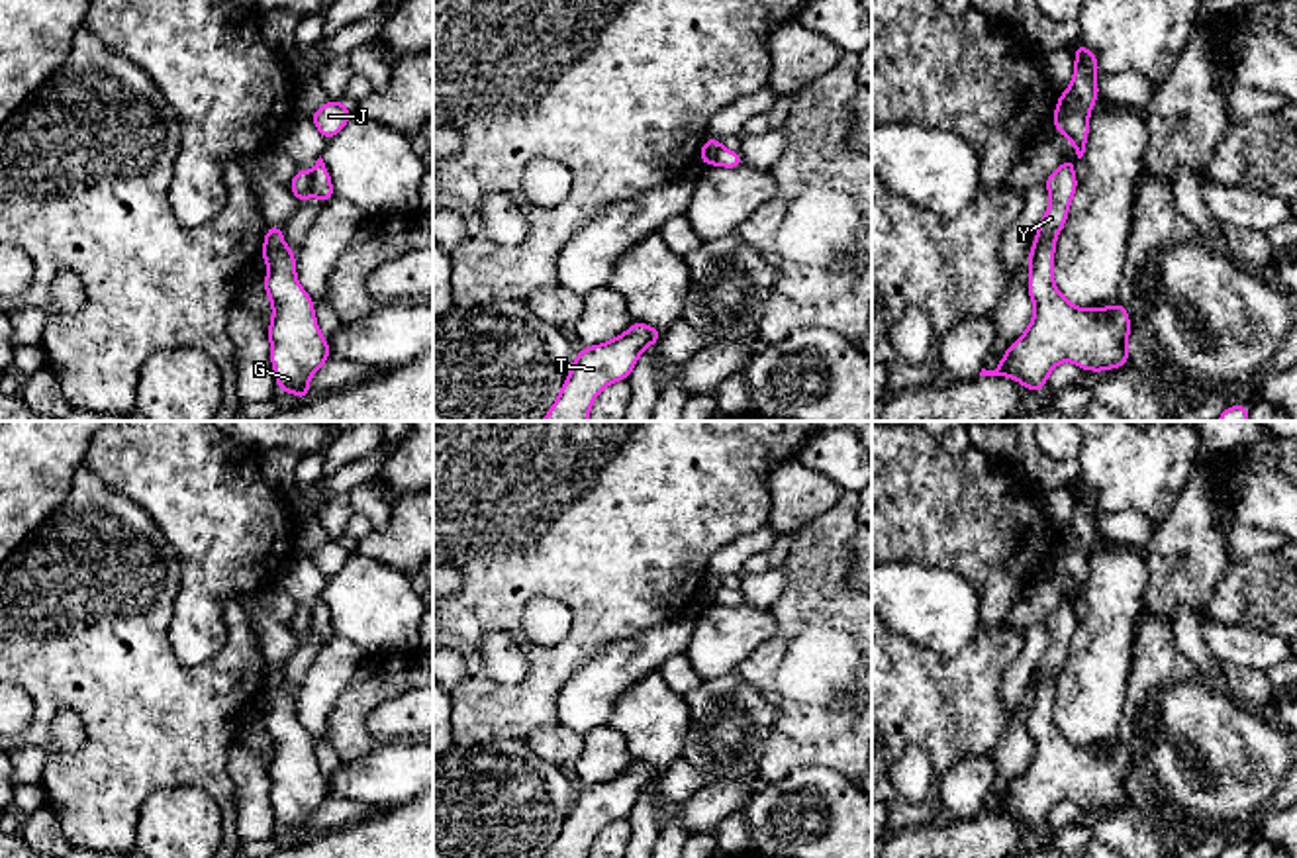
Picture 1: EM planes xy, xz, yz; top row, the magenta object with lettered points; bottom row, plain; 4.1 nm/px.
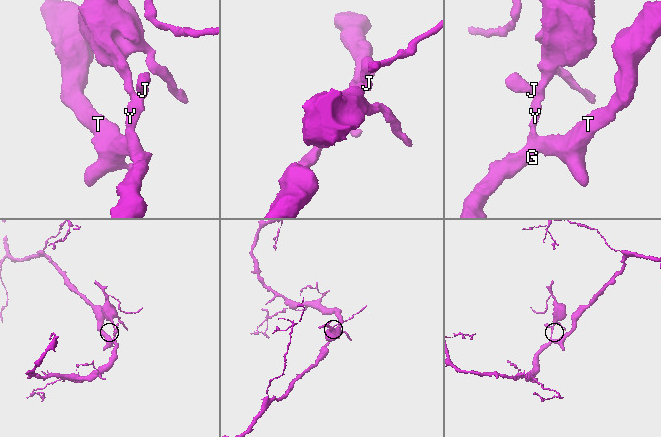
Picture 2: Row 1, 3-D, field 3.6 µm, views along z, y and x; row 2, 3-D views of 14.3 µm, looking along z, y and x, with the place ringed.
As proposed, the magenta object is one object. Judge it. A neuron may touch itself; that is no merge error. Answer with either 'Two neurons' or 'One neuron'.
Two neurons

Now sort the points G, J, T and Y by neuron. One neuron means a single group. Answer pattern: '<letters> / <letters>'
G J T / Y

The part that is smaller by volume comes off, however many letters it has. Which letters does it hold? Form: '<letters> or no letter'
Y

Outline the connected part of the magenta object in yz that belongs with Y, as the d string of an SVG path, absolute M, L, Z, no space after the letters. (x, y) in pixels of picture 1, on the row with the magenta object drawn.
M1066 159L1046 180L1044 186L1050 194L1050 206L1040 219L1036 229L1036 239L1029 249L1029 261L1036 255L1038 247L1046 243L1048 237L1058 237L1058 233L1066 225L1066 217L1070 212L1070 202L1078 188L1078 178L1074 174L1074 159Z

